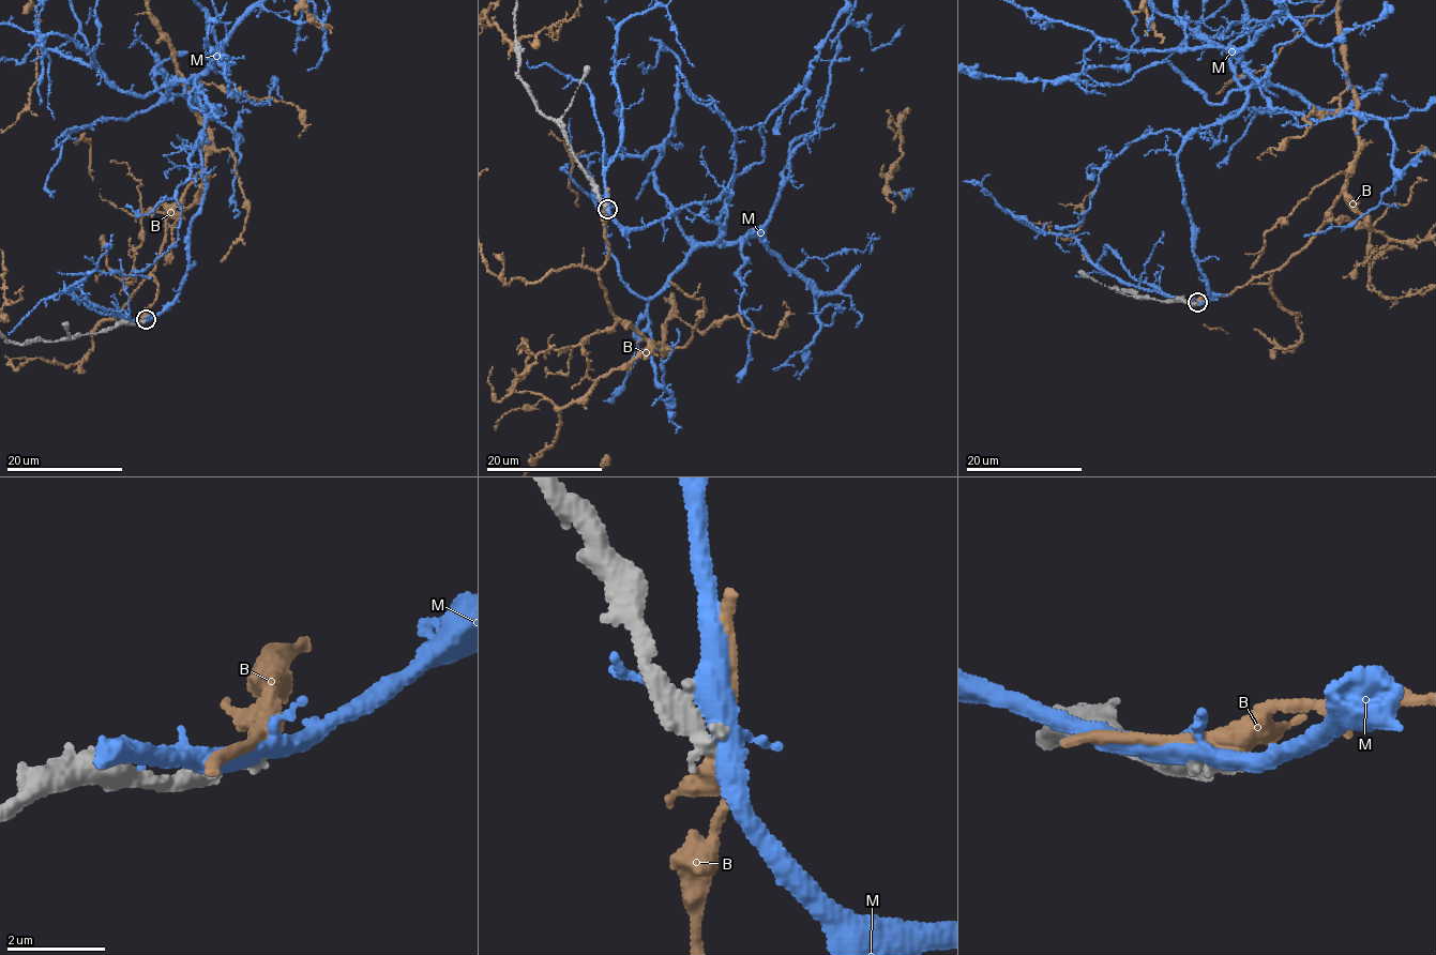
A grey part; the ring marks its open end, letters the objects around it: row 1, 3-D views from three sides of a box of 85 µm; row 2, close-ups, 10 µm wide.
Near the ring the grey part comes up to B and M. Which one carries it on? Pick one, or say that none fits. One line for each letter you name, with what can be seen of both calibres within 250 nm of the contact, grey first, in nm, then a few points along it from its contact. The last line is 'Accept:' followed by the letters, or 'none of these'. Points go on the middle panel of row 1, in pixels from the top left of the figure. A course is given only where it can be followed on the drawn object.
Accept: none of these

